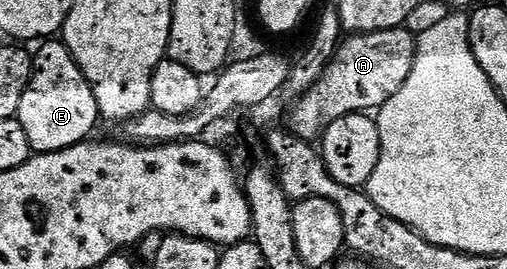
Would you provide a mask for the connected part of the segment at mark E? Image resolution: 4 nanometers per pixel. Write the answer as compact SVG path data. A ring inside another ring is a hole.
M44 41L34 51L32 80L22 93L22 105L18 105L16 118L26 133L33 152L61 151L75 143L85 142L101 118L94 93L80 71L80 66L60 41Z

